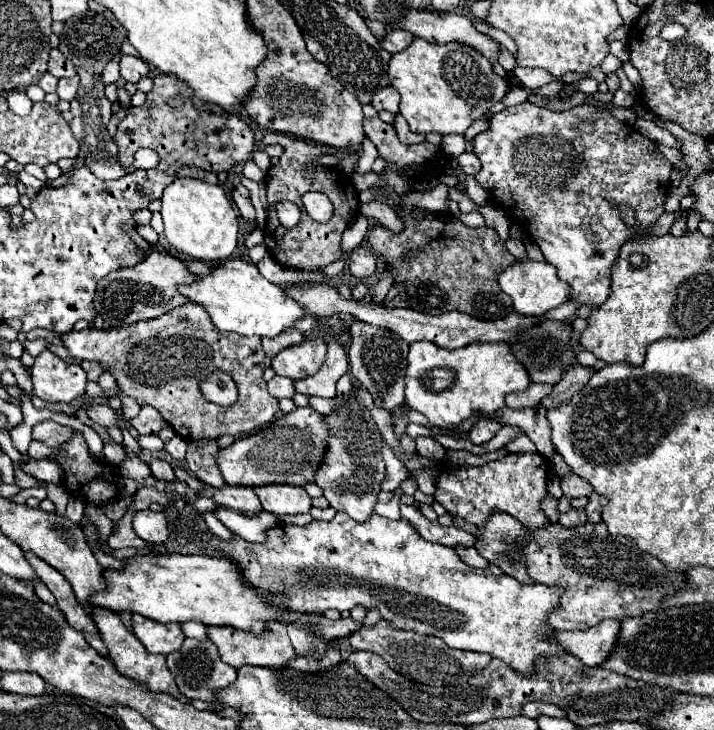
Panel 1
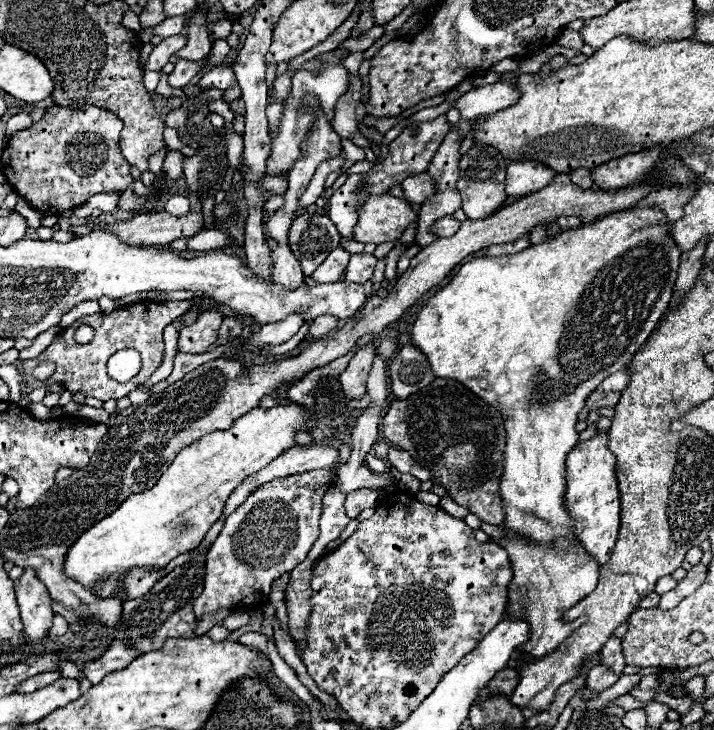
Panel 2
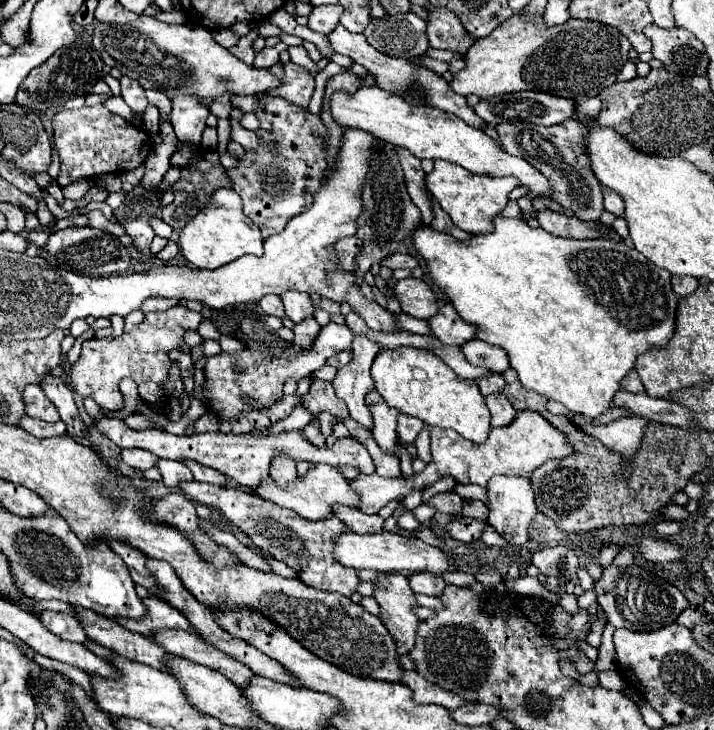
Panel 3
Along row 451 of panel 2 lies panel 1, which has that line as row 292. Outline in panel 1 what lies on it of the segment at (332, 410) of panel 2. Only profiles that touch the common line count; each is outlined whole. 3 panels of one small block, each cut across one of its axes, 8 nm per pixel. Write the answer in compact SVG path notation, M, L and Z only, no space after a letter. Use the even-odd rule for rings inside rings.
M228 260L214 266L212 274L200 276L194 284L180 286L180 292L192 302L202 304L212 318L214 326L220 332L236 332L240 336L268 336L274 338L288 328L294 328L294 322L308 316L304 306L300 306L282 286L268 282L252 262Z

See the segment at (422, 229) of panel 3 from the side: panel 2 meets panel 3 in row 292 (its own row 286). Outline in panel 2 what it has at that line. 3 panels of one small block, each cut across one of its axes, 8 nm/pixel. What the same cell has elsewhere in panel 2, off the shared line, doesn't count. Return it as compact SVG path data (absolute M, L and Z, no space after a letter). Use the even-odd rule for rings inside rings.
M632 208L632 210L622 210L614 212L610 216L604 216L596 220L594 224L580 226L576 230L566 230L548 236L546 242L542 244L530 244L526 250L518 254L508 254L508 256L482 256L476 258L460 268L460 272L452 278L448 286L444 286L436 296L430 298L430 302L422 308L418 320L414 322L412 330L412 342L426 354L428 362L432 364L432 372L436 378L446 376L452 380L462 382L466 388L470 388L474 394L478 394L482 400L488 404L500 408L504 412L506 420L506 454L504 454L504 476L500 480L500 494L504 500L504 512L506 520L504 526L510 530L528 536L536 542L552 542L558 536L564 538L576 538L570 526L570 516L564 510L564 490L566 490L566 480L564 480L564 458L566 454L578 444L578 432L576 432L576 422L578 414L586 404L586 398L602 384L604 378L610 374L622 370L632 356L646 344L648 336L660 322L662 314L668 310L676 276L678 276L678 264L682 250L676 246L676 242L670 236L670 222L664 222L664 212L658 208Z

